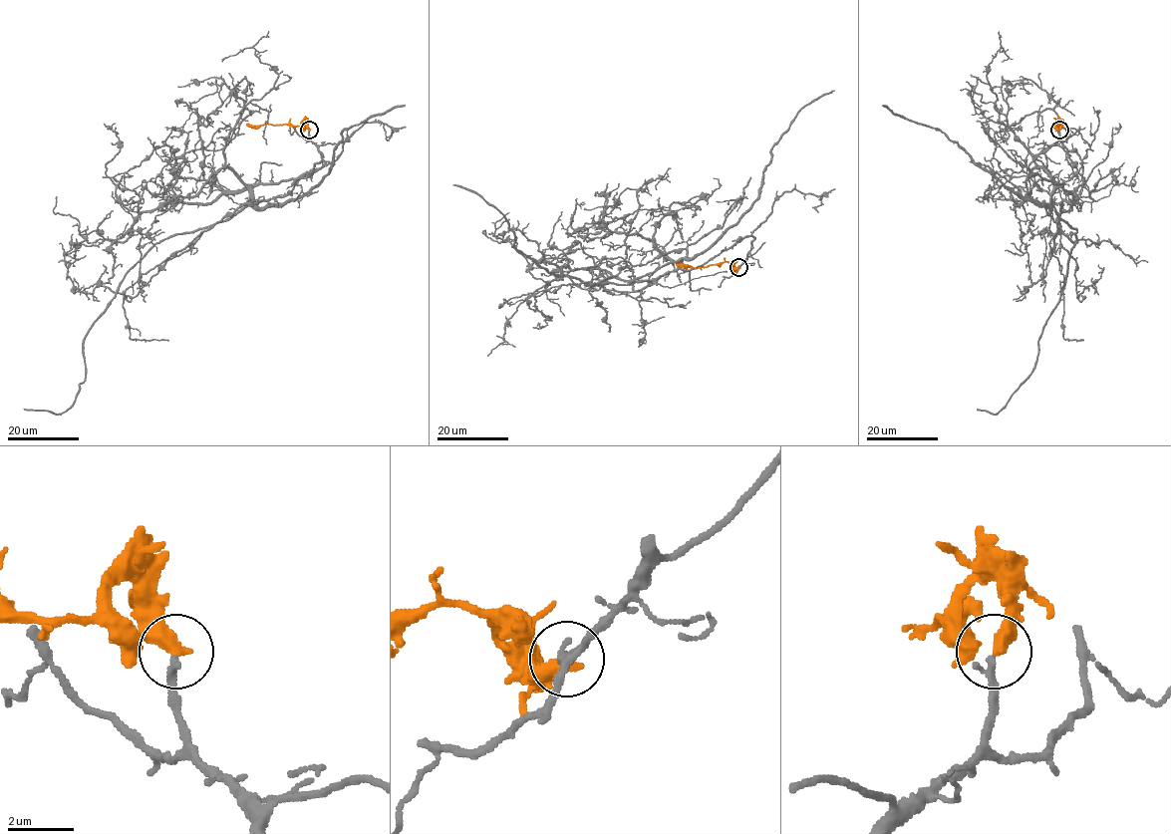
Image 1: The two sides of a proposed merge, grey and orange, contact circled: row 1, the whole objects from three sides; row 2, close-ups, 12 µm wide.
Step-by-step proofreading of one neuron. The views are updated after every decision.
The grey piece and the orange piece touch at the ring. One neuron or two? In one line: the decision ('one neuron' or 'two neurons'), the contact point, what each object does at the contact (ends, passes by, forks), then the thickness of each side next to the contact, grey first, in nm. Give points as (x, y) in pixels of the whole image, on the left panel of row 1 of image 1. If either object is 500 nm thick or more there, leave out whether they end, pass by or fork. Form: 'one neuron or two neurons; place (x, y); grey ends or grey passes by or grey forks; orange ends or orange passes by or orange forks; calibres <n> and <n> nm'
two neurons; place (309, 130); grey ends; orange ends; calibres 240 and 440 nm

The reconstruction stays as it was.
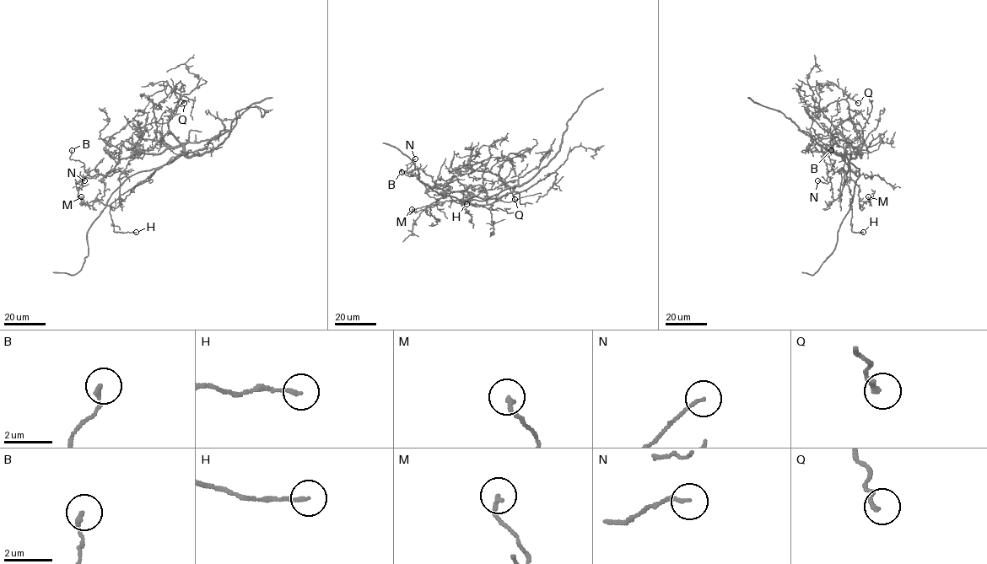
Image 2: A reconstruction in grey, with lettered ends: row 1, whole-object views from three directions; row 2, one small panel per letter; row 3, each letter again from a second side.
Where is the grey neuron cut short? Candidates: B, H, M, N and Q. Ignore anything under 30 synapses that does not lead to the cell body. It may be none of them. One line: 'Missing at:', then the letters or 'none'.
Missing at: none

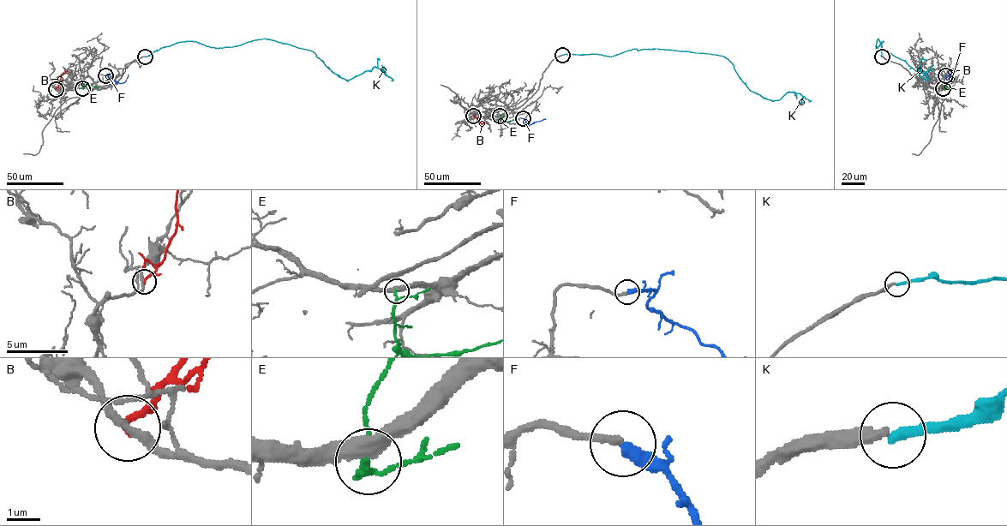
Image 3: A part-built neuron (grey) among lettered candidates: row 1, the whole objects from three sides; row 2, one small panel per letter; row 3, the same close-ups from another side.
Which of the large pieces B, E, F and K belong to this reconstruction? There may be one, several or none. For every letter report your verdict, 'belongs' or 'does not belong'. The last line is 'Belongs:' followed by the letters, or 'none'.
B: does not belong
E: does not belong
F: belongs
K: does not belong
Belongs: F

